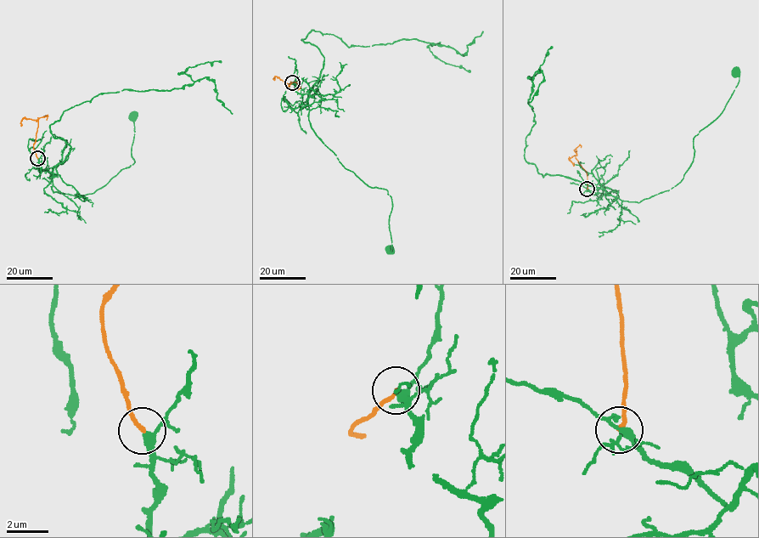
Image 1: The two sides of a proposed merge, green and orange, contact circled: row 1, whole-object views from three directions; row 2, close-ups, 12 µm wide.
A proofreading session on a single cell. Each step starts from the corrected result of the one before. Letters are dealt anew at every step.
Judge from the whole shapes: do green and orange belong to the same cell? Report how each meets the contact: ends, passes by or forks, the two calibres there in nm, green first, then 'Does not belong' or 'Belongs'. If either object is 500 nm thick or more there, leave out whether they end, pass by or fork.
At the ring green passes by. At the ring orange ends. Thickness 280 nm (green) against 180 nm. Does not belong

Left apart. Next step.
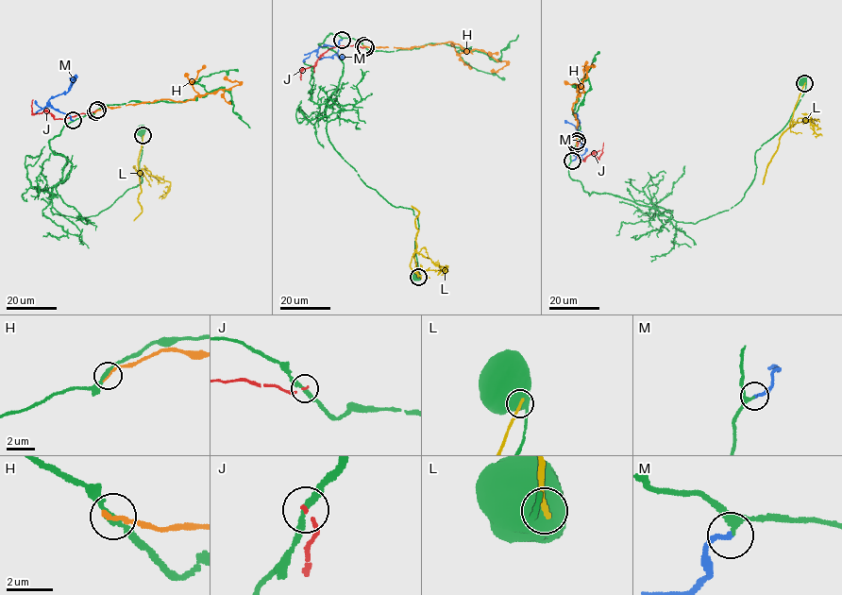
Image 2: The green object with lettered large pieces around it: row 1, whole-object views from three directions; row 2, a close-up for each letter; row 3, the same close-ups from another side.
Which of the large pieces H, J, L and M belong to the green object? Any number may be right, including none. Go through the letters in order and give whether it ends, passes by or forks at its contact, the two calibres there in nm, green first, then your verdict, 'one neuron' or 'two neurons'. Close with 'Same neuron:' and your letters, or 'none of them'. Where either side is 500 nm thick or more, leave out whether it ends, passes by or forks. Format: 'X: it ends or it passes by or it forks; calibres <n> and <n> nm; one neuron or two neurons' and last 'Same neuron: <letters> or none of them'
H: it ends; calibres 240 and 240 nm; two neurons
J: it ends; calibres 220 and 120 nm; two neurons
L: calibres 750 and 240 nm; two neurons
M: it ends; calibres 200 and 200 nm; one neuron
Same neuron: M

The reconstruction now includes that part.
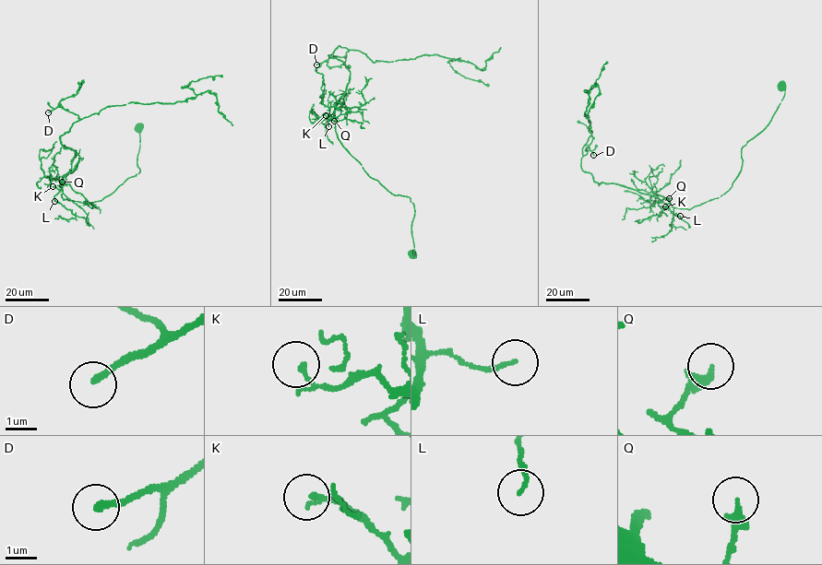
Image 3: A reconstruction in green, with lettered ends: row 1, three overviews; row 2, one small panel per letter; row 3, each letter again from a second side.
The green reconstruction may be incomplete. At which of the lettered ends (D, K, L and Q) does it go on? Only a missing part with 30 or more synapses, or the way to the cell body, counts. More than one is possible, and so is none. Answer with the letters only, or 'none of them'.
D

